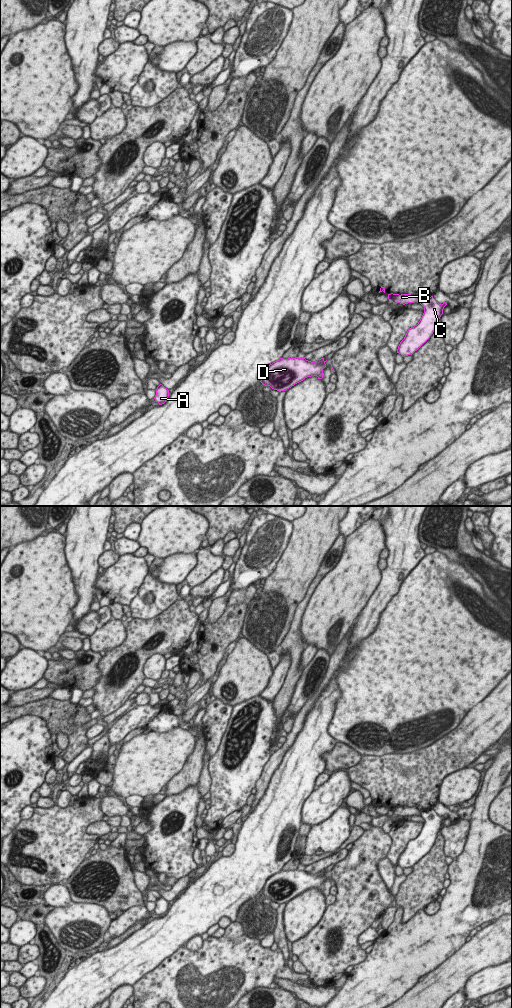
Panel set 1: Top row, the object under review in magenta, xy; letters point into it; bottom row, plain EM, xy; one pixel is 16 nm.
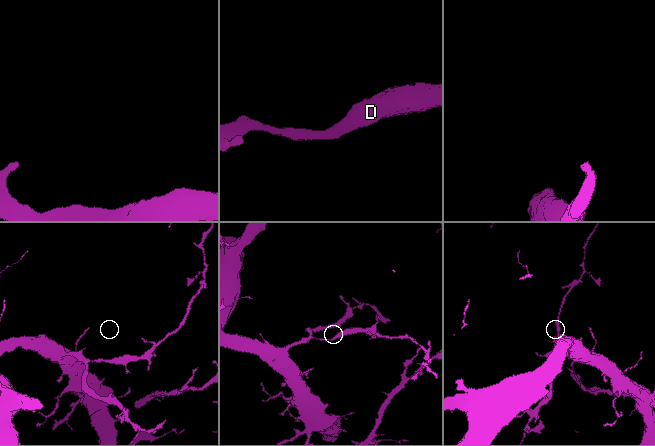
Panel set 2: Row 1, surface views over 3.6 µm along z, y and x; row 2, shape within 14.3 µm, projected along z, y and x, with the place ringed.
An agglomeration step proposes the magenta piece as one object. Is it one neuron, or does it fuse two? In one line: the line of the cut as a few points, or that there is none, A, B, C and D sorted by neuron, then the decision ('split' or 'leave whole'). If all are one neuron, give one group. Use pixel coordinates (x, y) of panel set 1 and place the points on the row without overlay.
cut in xy along (419, 811), (420, 814); A C D / B; split

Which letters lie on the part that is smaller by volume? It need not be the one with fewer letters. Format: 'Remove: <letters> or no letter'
Remove: B

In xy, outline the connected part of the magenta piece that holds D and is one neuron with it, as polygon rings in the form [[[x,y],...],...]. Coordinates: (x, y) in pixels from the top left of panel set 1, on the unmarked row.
[[[305,869],[280,870],[267,879],[260,894],[279,904],[286,903],[307,889],[317,888],[322,891],[325,874],[324,870],[315,874],[308,873]]]

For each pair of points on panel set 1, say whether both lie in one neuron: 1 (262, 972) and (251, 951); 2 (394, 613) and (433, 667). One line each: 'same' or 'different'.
1: same
2: same

